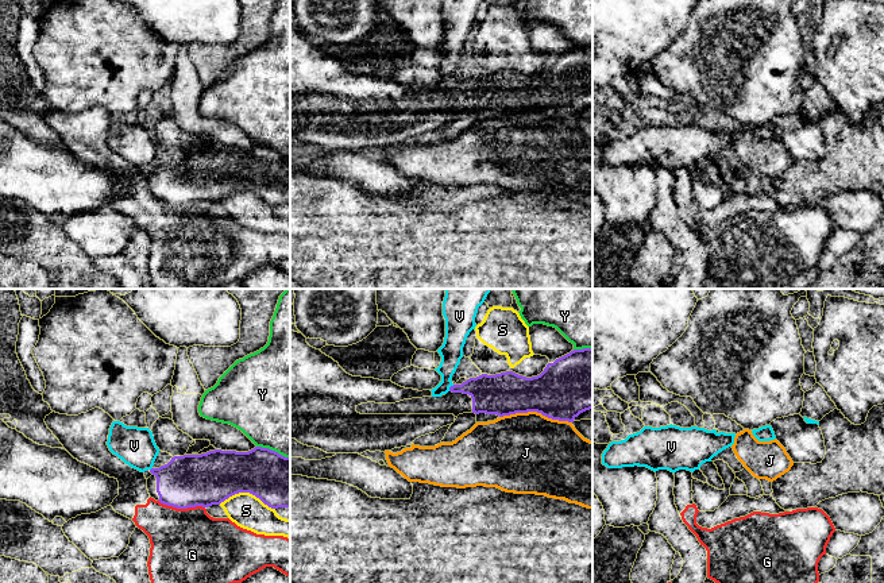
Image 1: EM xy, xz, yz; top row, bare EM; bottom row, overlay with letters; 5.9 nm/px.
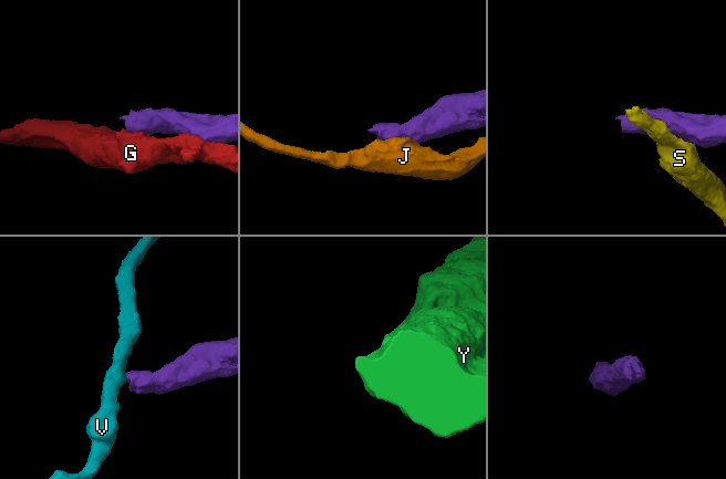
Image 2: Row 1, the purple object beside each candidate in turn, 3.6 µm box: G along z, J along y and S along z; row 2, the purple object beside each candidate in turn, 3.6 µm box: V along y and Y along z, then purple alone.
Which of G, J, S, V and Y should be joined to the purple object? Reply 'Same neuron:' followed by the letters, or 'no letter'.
Same neuron: no letter

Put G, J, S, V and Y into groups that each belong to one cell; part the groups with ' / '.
G / J / S / V / Y

